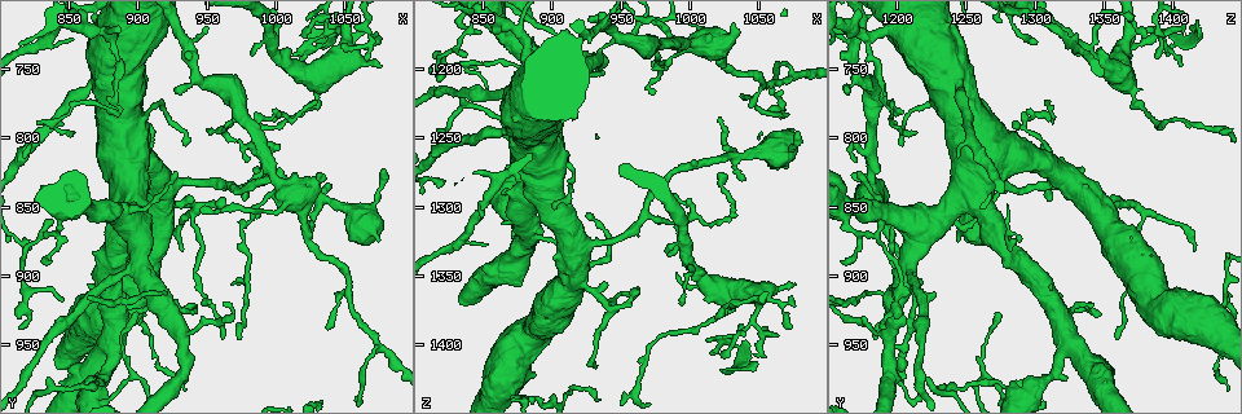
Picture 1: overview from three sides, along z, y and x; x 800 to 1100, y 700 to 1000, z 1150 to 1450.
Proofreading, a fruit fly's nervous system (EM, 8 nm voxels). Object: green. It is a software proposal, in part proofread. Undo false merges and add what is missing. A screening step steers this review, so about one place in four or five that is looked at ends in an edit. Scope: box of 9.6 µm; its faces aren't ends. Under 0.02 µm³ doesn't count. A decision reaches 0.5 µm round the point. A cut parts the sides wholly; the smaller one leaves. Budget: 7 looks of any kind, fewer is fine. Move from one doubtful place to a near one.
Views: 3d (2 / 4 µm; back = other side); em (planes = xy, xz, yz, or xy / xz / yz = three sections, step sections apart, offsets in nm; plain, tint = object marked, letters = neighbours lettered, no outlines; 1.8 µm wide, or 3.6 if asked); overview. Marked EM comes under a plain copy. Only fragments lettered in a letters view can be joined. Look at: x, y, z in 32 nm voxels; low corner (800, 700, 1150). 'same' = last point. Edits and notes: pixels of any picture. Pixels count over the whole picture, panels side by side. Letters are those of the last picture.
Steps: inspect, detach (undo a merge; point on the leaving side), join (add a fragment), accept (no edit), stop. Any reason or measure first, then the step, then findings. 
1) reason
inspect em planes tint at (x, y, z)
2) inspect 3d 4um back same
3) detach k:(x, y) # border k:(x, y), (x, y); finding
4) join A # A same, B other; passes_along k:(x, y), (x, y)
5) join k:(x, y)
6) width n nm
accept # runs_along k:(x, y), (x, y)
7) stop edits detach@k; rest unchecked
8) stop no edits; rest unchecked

side arm on a straight run
inspect em planes letters at (1044, 724, 1384)

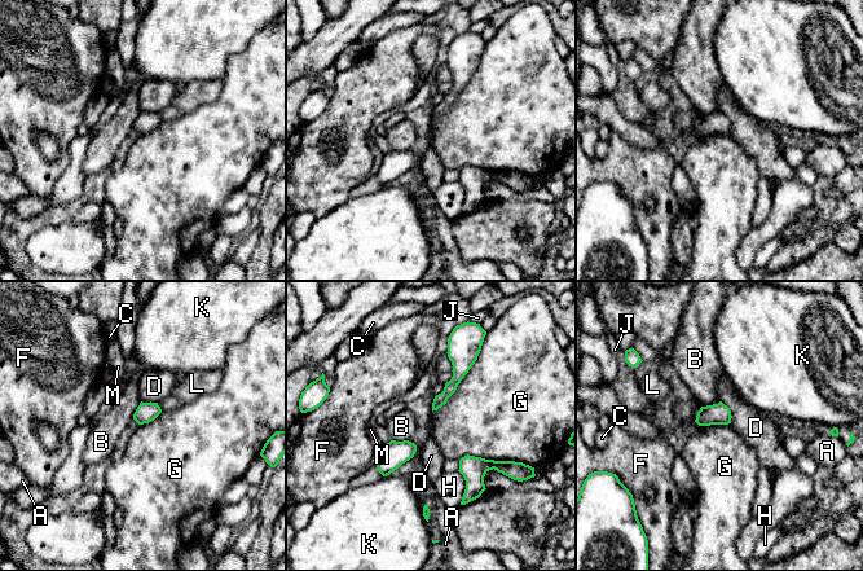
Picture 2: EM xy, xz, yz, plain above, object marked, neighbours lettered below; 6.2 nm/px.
width 70 nm
accept # A other, B other, C other, D other, F other, G other, H other, J other, K other, L other, M other; runs_along 2:(471, 360), (435, 405); continuous, no second neuron

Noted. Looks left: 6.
thin neck
inspect em 3.6um planes letters at (872, 924, 1434)

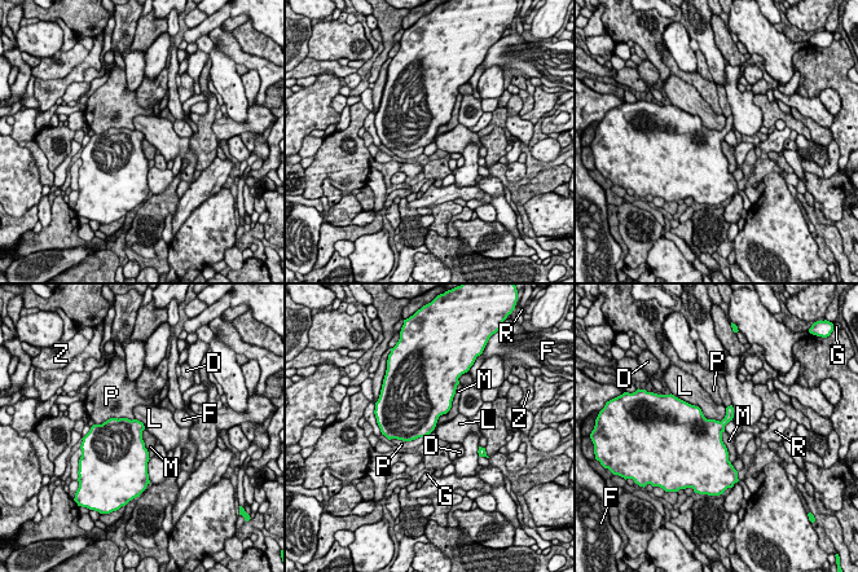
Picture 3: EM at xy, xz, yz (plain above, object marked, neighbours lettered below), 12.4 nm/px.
accept # D other, F other, G other, L other, M other, P other, R other, Z other; one neuron here

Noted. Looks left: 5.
thin arm on a thick one
inspect em planes letters at (874, 984, 1286)

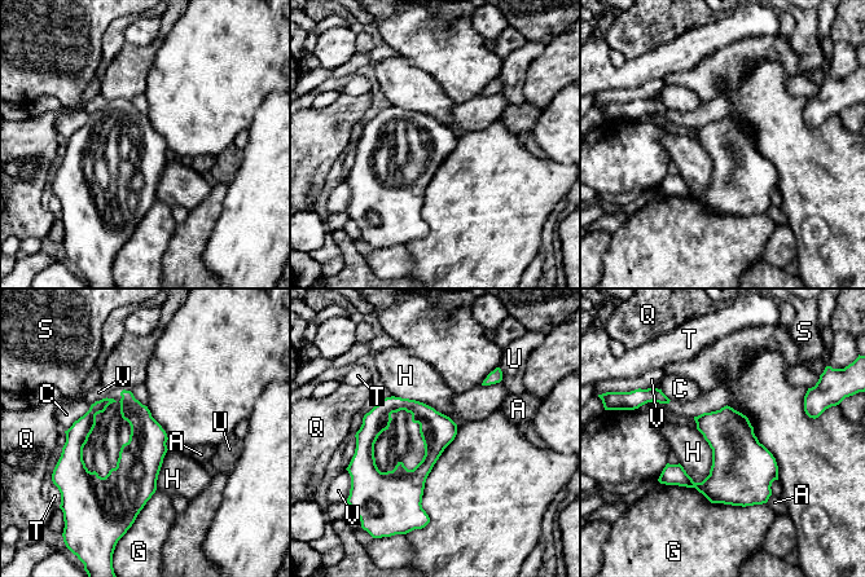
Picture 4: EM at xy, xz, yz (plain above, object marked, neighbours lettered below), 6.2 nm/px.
longest_contact G 650 nm
accept # A other, C other, G other, H other, Q other, S other, T other, U other, V other; one neuron here

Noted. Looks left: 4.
stop no edits; rest unchecked

